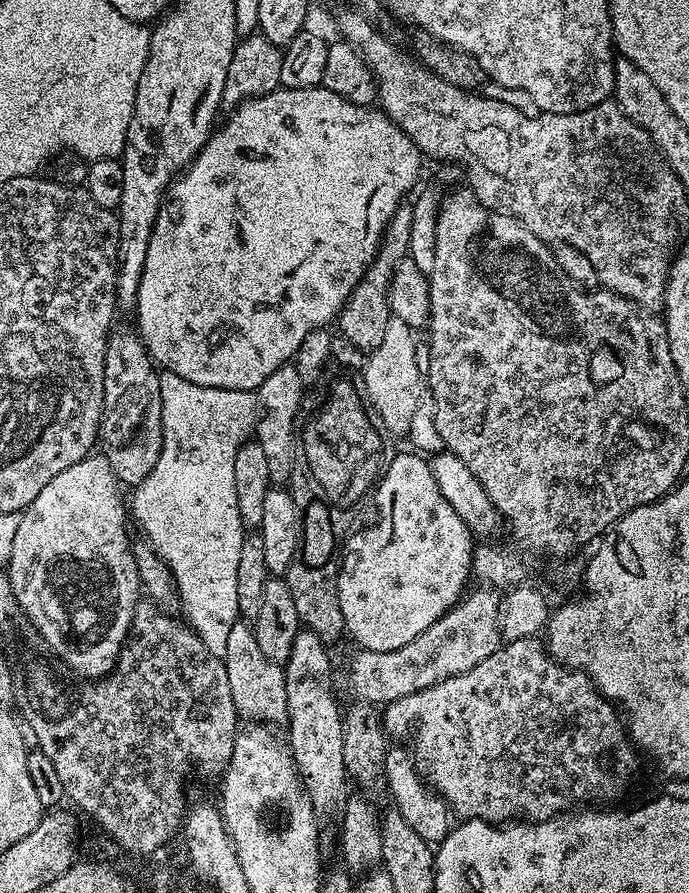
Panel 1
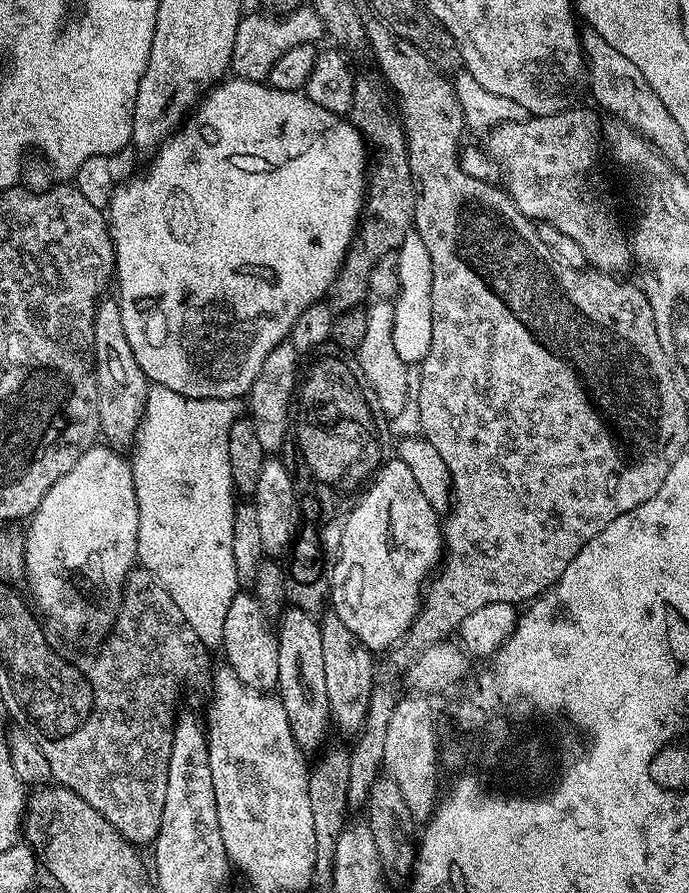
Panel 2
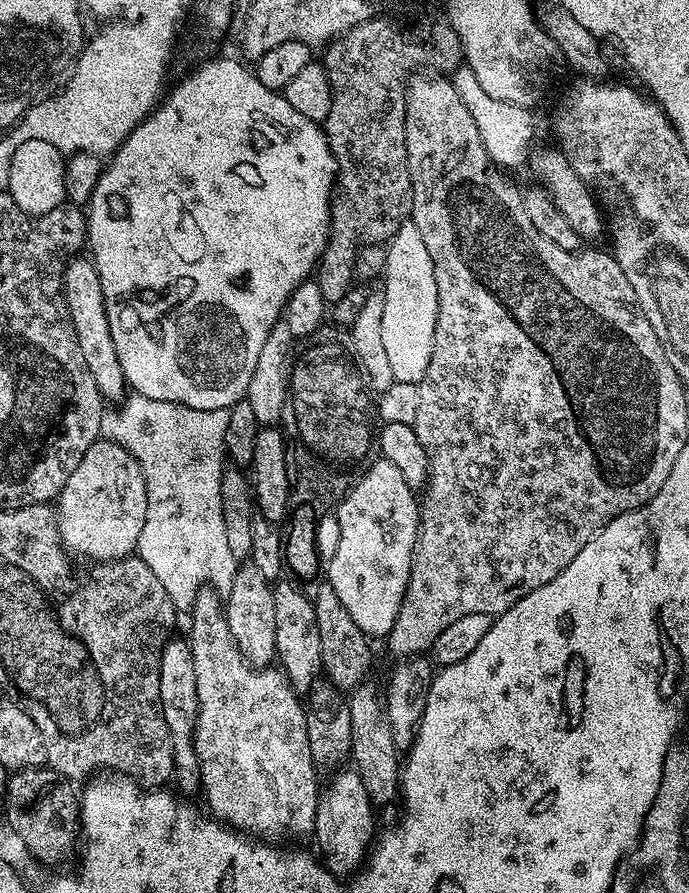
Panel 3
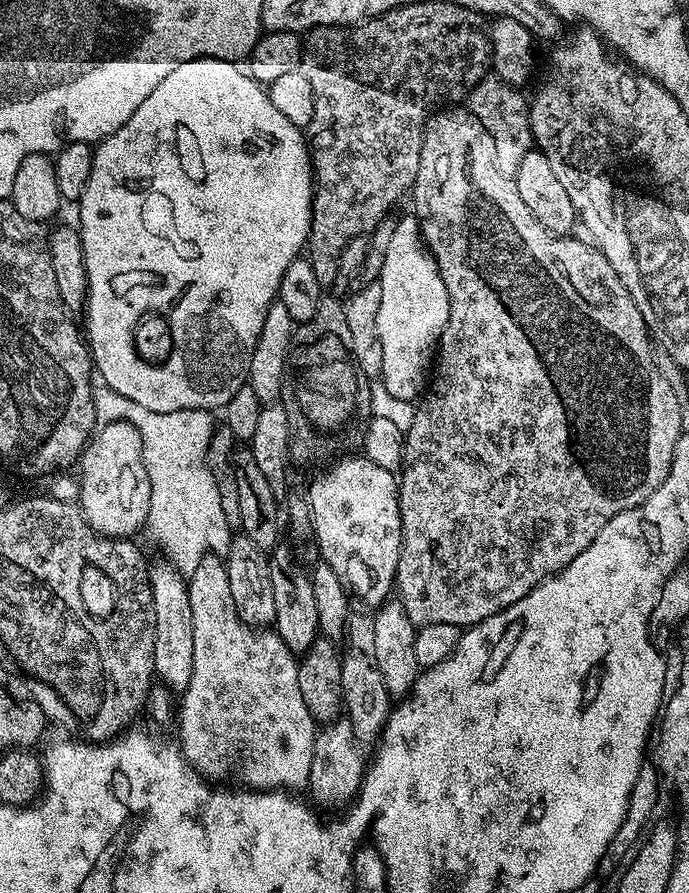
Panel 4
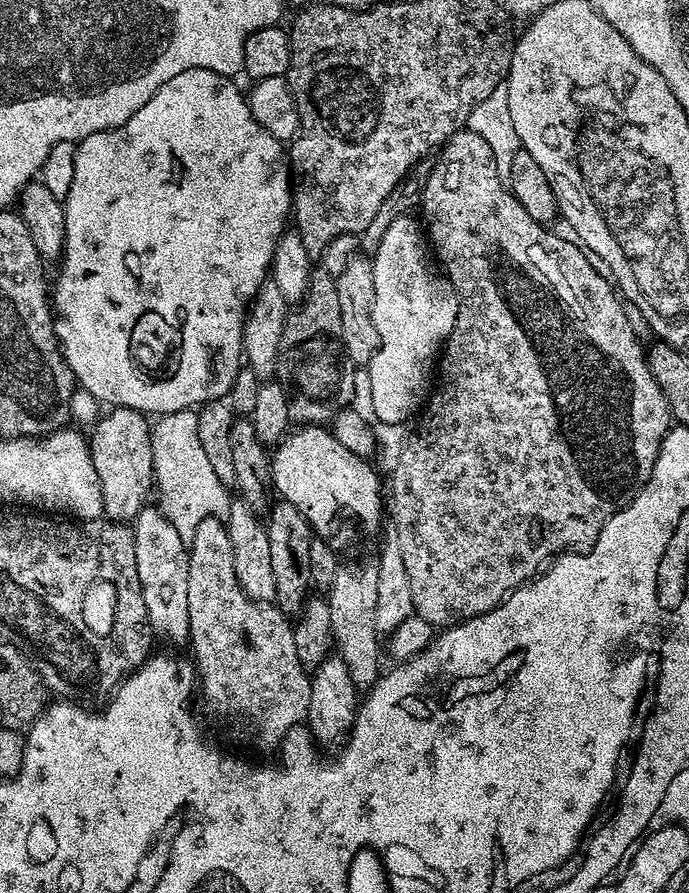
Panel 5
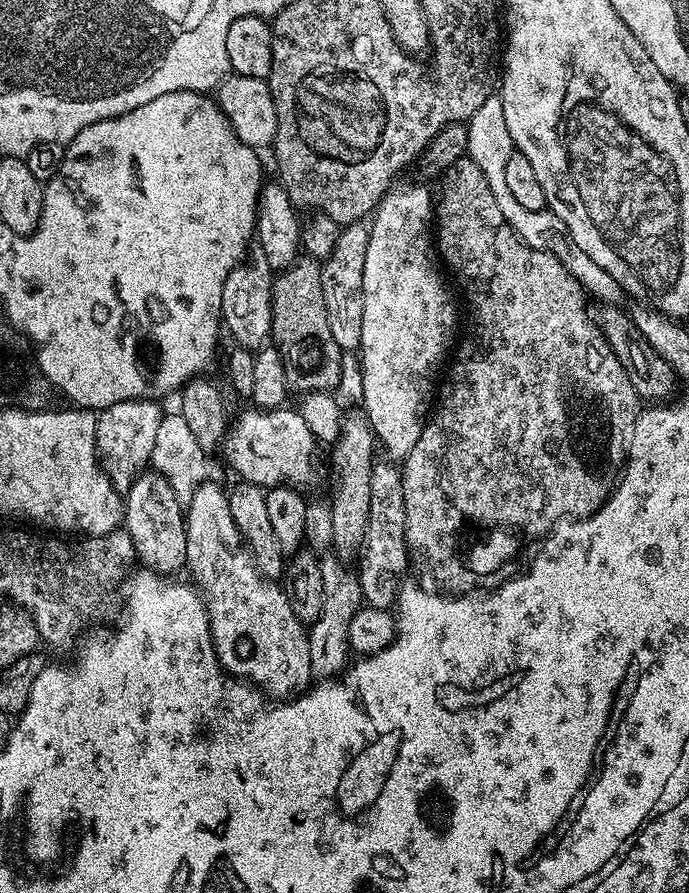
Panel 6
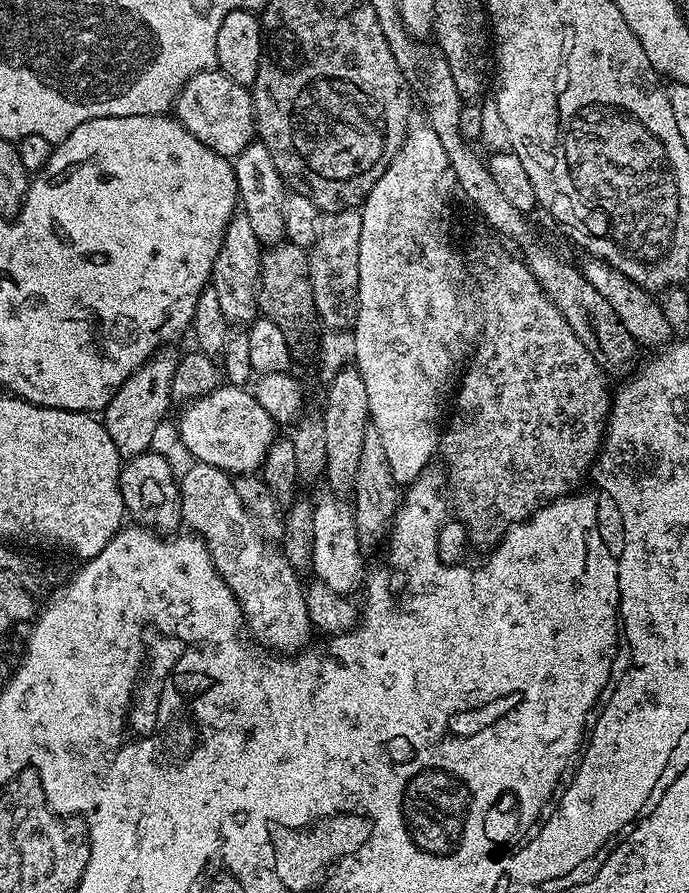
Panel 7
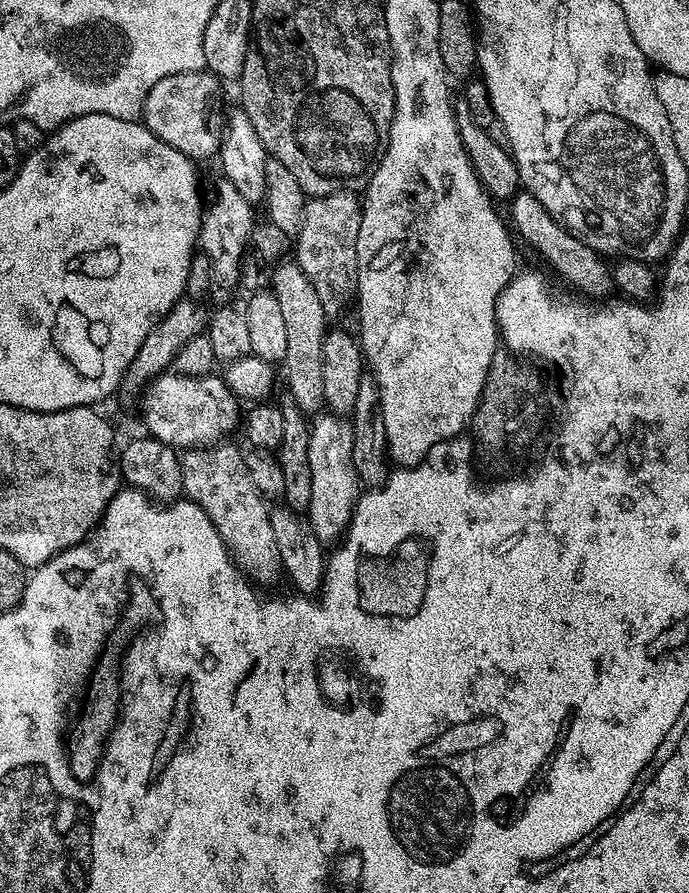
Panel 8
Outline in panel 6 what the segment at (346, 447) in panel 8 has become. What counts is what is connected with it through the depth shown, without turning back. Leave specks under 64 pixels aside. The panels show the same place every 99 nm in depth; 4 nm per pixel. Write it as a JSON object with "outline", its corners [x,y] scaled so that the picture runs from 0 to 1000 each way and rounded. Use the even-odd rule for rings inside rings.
{"outline":[[[476,620],[464,628],[467,643],[467,688],[447,703],[450,719],[450,746],[453,756],[460,763],[479,761],[492,758],[507,747],[508,727],[505,711],[508,710],[508,692],[525,680],[528,666],[522,660],[522,646],[511,641],[504,630],[486,620]]]}

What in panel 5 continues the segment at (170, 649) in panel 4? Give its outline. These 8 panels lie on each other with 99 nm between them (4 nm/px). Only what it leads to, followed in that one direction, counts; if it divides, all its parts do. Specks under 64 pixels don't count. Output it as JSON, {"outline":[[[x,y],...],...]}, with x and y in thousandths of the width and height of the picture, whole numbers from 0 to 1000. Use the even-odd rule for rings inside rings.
{"outline":[[[210,567],[190,588],[194,598],[194,629],[200,634],[200,652],[206,656],[206,670],[212,674],[215,700],[222,709],[250,721],[274,720],[276,674],[270,666],[270,651],[276,647],[273,609],[247,589],[231,568]]]}

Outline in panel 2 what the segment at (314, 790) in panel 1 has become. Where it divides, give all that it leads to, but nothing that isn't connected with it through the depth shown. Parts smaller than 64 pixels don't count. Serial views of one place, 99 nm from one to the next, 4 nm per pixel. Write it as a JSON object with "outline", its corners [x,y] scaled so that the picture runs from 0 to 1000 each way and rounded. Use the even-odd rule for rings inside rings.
{"outline":[[[418,679],[406,686],[403,698],[403,778],[415,795],[415,804],[421,804],[421,817],[433,831],[435,841],[459,844],[472,837],[476,811],[479,815],[479,782],[473,782],[464,694],[451,685]]]}

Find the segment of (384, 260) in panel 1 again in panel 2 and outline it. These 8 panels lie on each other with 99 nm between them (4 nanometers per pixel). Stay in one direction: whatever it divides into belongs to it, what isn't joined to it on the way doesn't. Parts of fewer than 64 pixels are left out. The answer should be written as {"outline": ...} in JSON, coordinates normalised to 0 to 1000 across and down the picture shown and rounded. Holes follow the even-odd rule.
{"outline":[[[518,88],[508,133],[536,162],[546,161],[546,170],[543,166],[537,175],[537,187],[531,193],[528,235],[517,265],[511,268],[505,283],[501,284],[496,298],[473,333],[475,339],[480,340],[482,348],[488,352],[498,352],[507,345],[524,344],[536,335],[537,302],[543,302],[543,293],[549,293],[554,284],[573,282],[581,278],[589,262],[599,259],[604,250],[604,214],[595,195],[586,146],[576,127],[570,122],[569,125],[563,122],[563,116],[543,91]]]}

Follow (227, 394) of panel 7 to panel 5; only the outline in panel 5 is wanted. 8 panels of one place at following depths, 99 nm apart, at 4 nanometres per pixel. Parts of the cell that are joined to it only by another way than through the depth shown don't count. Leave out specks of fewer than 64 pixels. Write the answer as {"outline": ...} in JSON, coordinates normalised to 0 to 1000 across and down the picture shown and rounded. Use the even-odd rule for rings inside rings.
{"outline":[[[435,479],[419,483],[418,487],[399,498],[398,505],[392,511],[393,518],[393,545],[398,548],[402,557],[411,558],[415,562],[421,562],[427,567],[433,567],[433,571],[438,571],[438,576],[444,576],[444,585],[450,585],[454,597],[466,605],[475,605],[476,610],[489,616],[498,616],[517,599],[521,598],[522,591],[528,596],[540,596],[552,587],[552,577],[560,573],[560,560],[552,557],[552,533],[538,524],[536,516],[525,511],[508,508],[508,504],[502,504],[502,499],[496,499],[496,495],[491,495],[491,490],[476,480],[470,479]]]}

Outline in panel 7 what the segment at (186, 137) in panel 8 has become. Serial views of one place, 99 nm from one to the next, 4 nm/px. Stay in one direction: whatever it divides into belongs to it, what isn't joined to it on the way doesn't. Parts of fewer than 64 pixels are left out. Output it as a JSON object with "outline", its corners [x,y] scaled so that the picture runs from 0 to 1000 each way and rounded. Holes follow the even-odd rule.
{"outline":[[[318,78],[282,83],[261,97],[253,113],[253,130],[271,148],[319,175],[341,177],[373,156],[364,102]]]}

